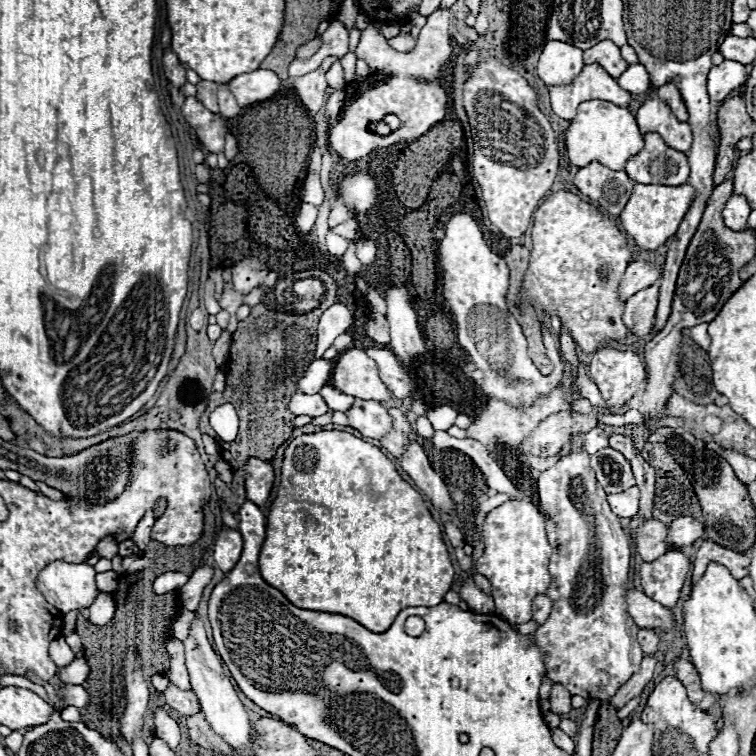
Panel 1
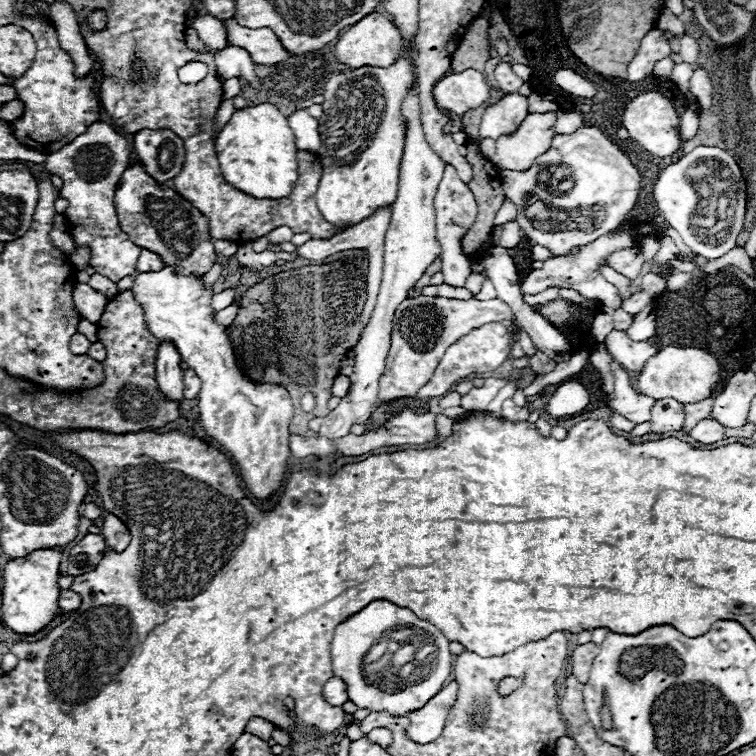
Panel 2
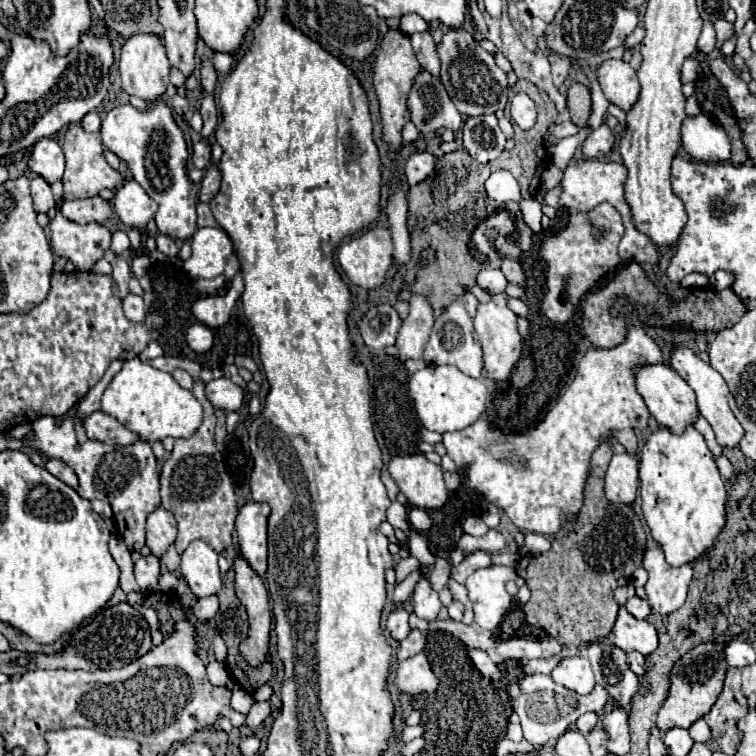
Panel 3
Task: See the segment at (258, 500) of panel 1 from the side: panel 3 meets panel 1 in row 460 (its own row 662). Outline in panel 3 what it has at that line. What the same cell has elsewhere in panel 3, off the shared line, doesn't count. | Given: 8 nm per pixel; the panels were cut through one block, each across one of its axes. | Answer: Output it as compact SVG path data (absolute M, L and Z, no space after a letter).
M236 558L236 596L246 606L248 612L248 636L240 644L240 654L252 668L258 668L270 658L270 624L272 612L268 604L268 590L262 578L246 564L246 560Z

